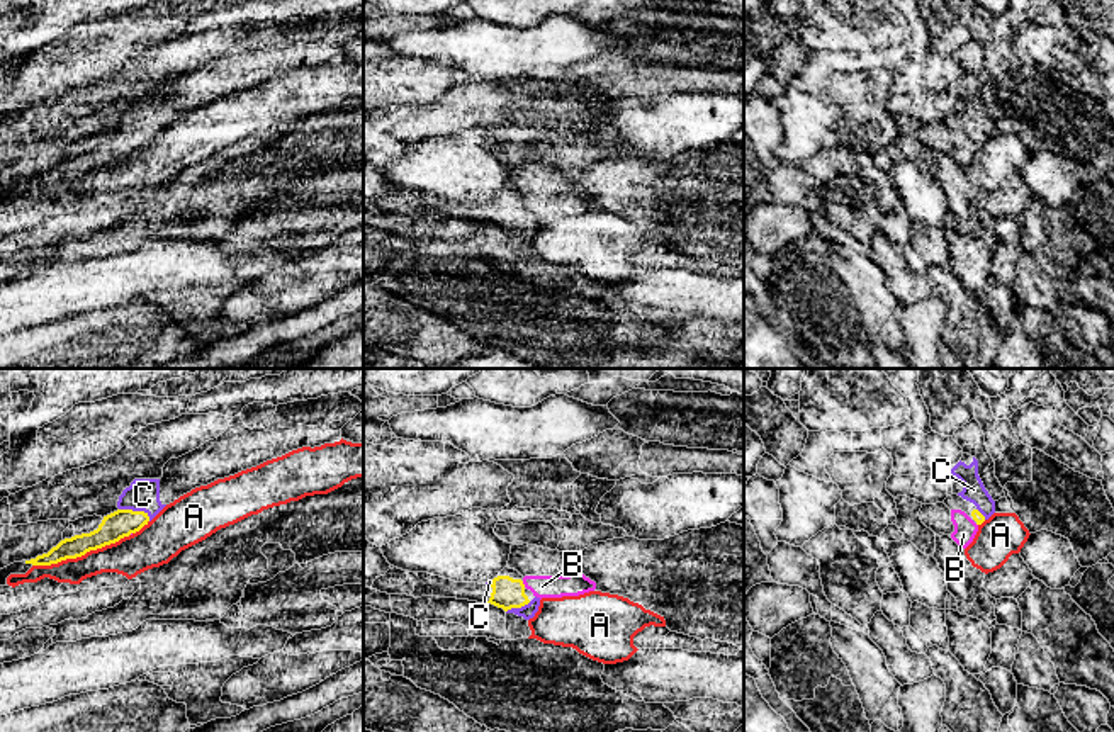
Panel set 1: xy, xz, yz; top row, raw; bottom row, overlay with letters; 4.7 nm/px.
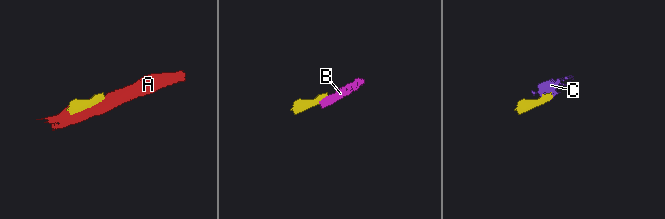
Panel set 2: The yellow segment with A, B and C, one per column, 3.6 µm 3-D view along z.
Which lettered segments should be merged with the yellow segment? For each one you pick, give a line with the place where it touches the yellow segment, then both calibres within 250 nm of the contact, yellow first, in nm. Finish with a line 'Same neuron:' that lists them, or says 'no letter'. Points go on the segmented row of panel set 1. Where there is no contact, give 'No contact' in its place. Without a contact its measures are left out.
C: Touches yellow at xy (136, 512). Thickness 130 nm (yellow) against 160 nm
Same neuron: C

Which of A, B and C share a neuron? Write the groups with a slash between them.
A / B / C

